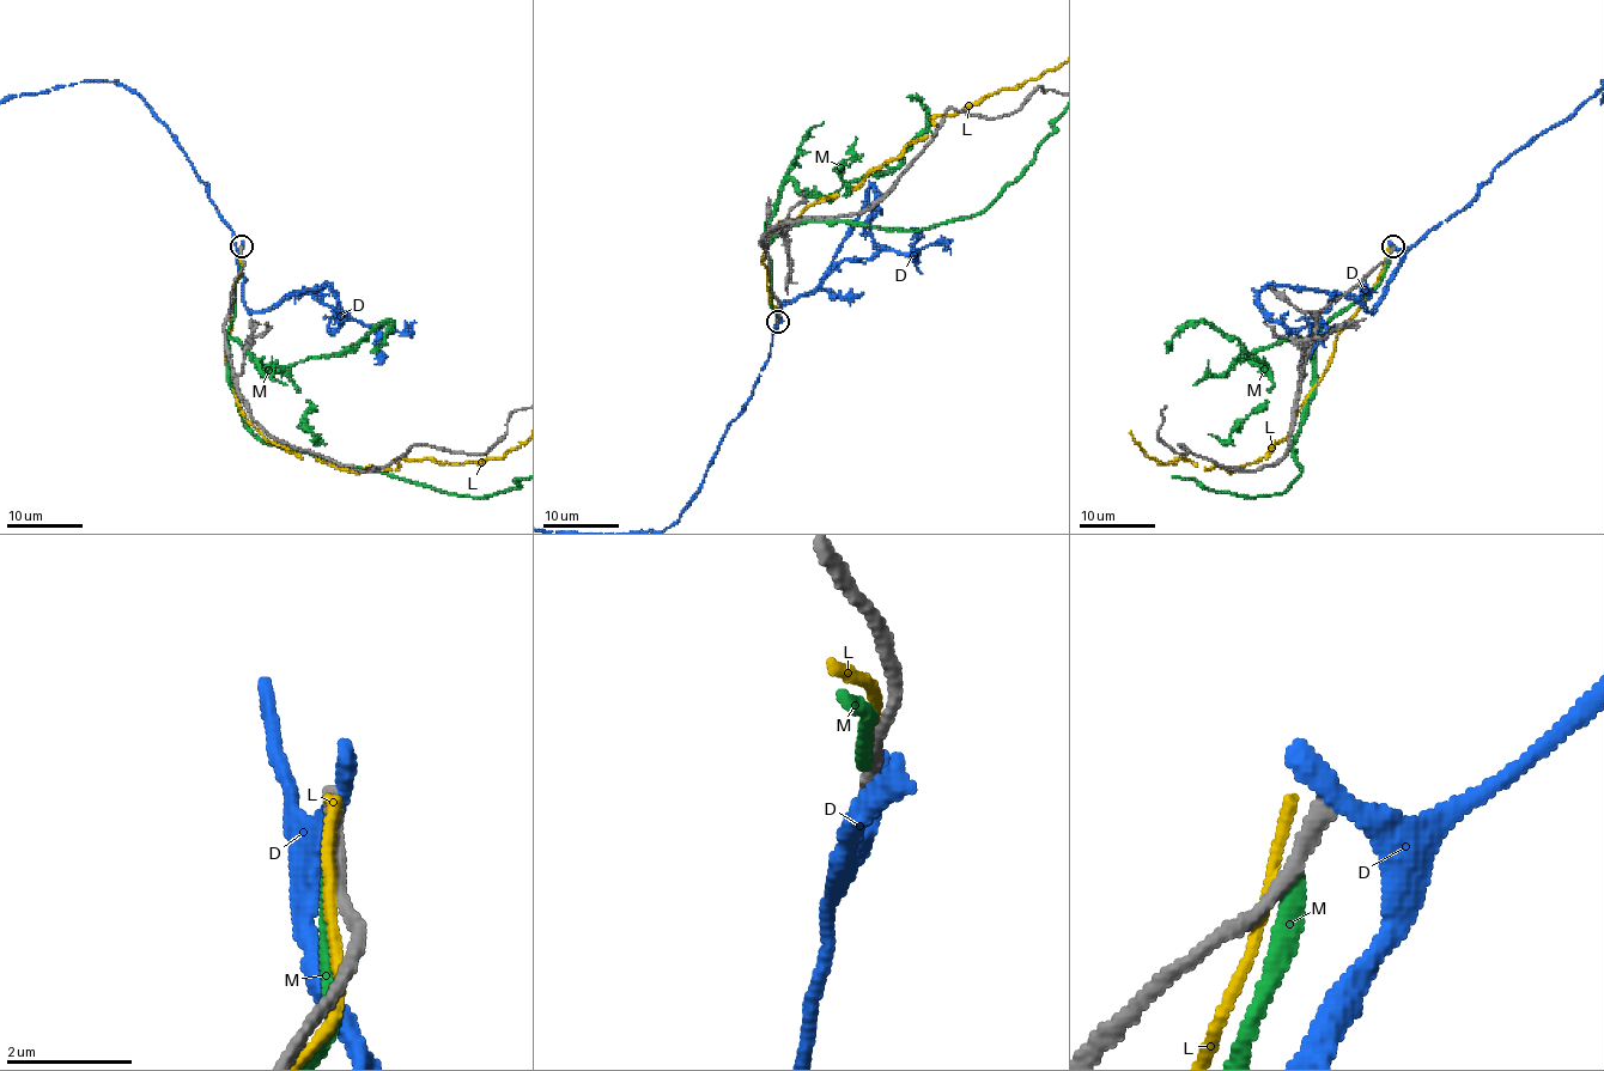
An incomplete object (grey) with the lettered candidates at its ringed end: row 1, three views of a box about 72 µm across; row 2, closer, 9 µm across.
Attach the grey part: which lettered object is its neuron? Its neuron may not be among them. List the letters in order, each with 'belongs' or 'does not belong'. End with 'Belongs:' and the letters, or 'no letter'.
D: does not belong
L: does not belong
M: does not belong
Belongs: no letter

